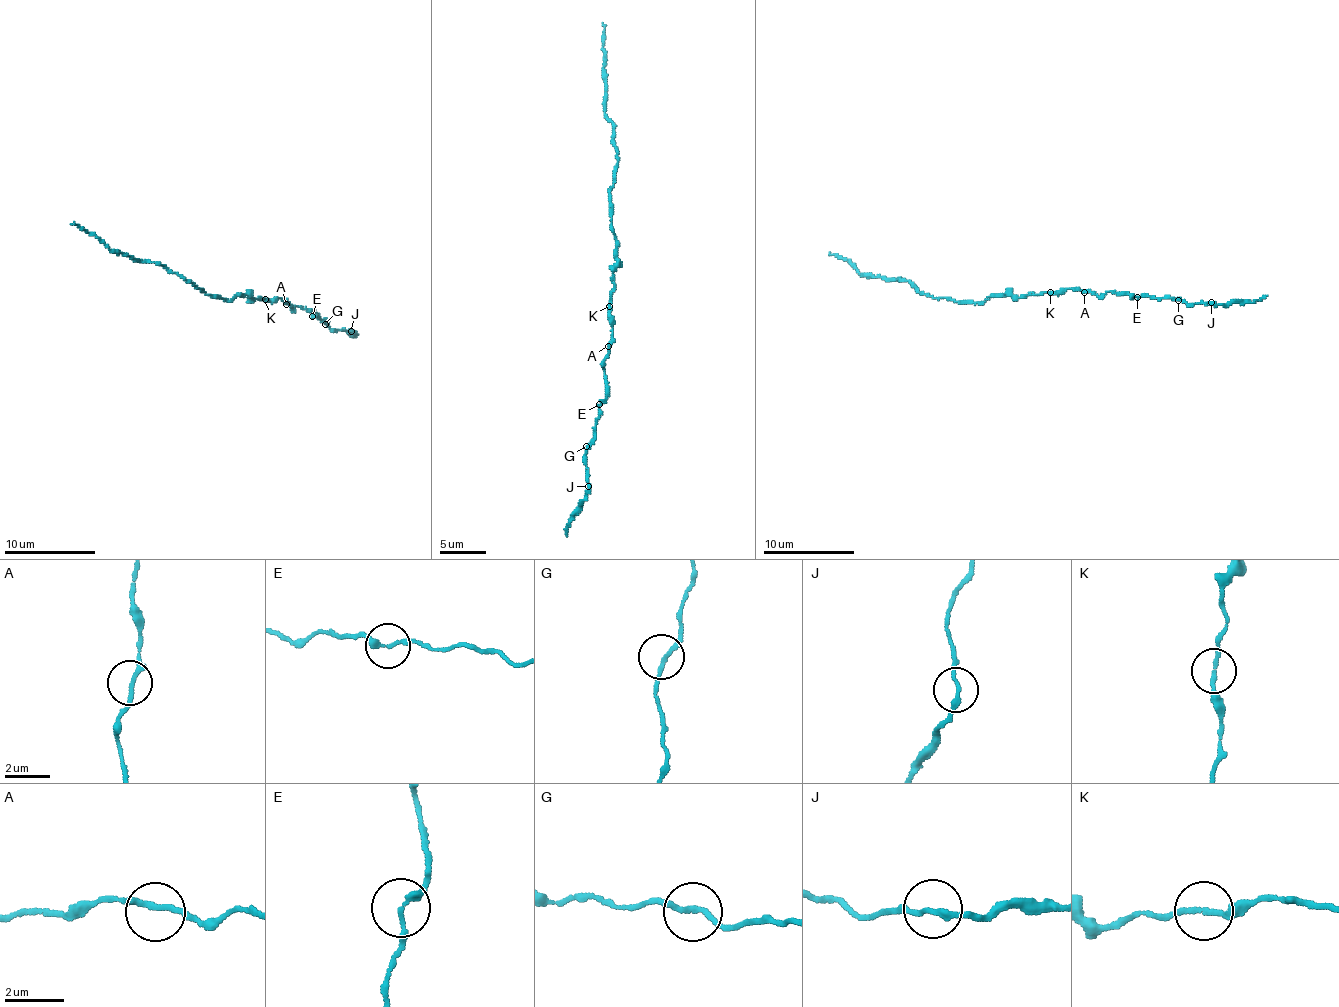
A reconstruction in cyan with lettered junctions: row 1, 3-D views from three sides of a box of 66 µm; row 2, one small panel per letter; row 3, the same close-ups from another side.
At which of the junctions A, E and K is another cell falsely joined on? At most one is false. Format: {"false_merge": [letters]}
{"false_merge": []}

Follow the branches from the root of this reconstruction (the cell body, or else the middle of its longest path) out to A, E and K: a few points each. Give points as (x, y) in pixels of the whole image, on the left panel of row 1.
A: (252, 300), (261, 298), (271, 302), (278, 298), (285, 299), (286, 304)
E: (252, 300), (285, 299), (293, 310), (296, 306), (314, 310), (312, 315)
K: (252, 300), (264, 298)

